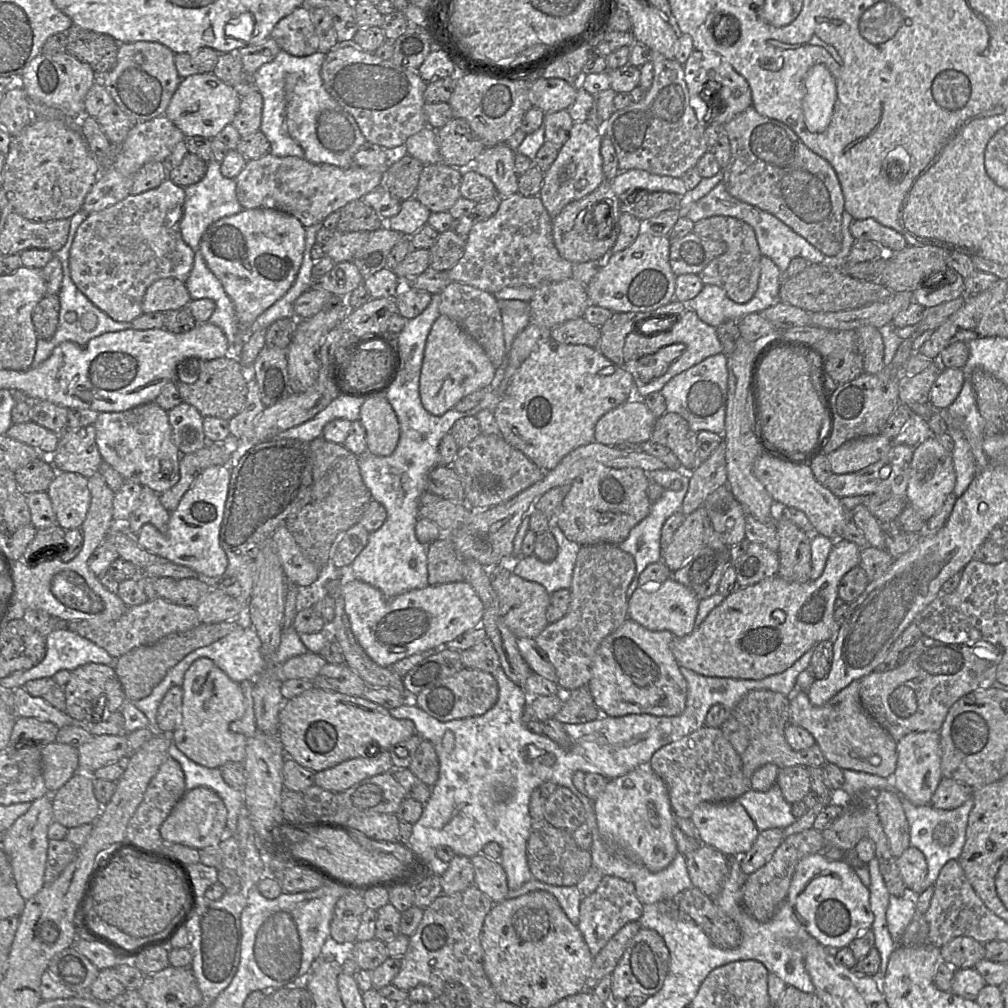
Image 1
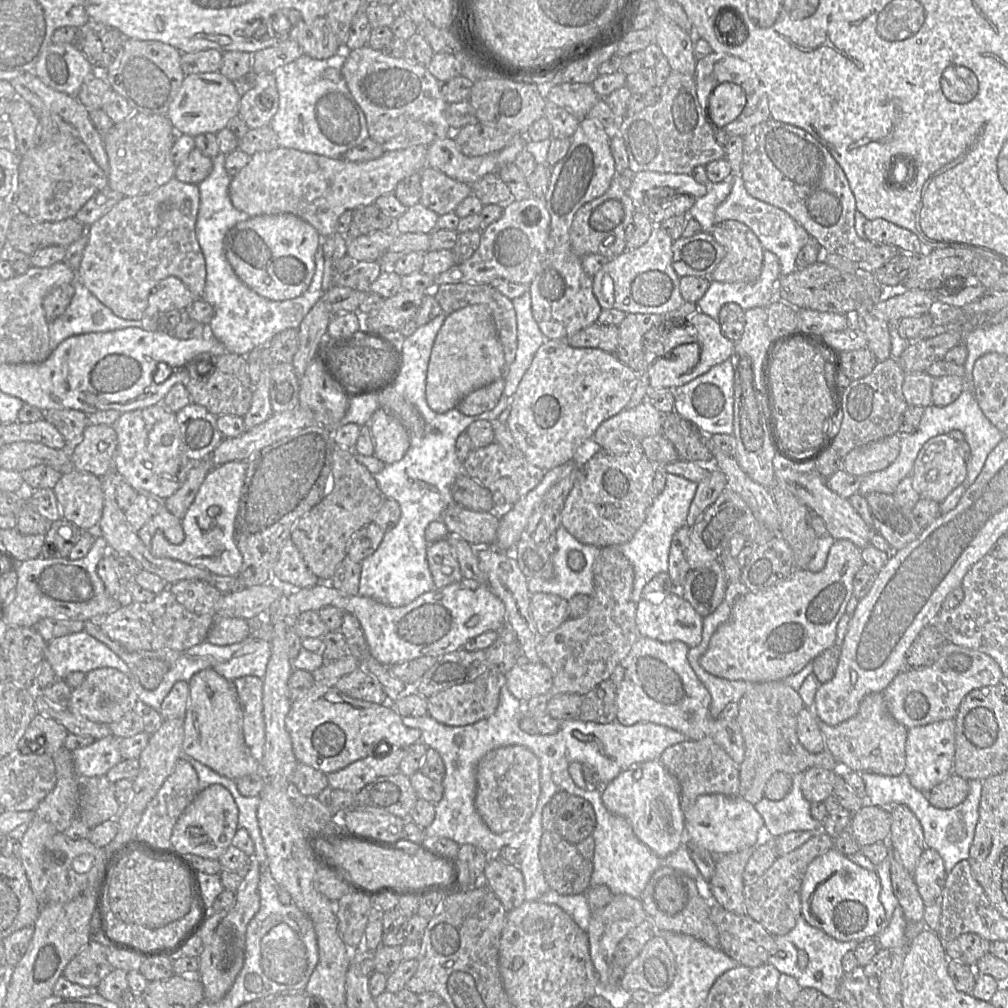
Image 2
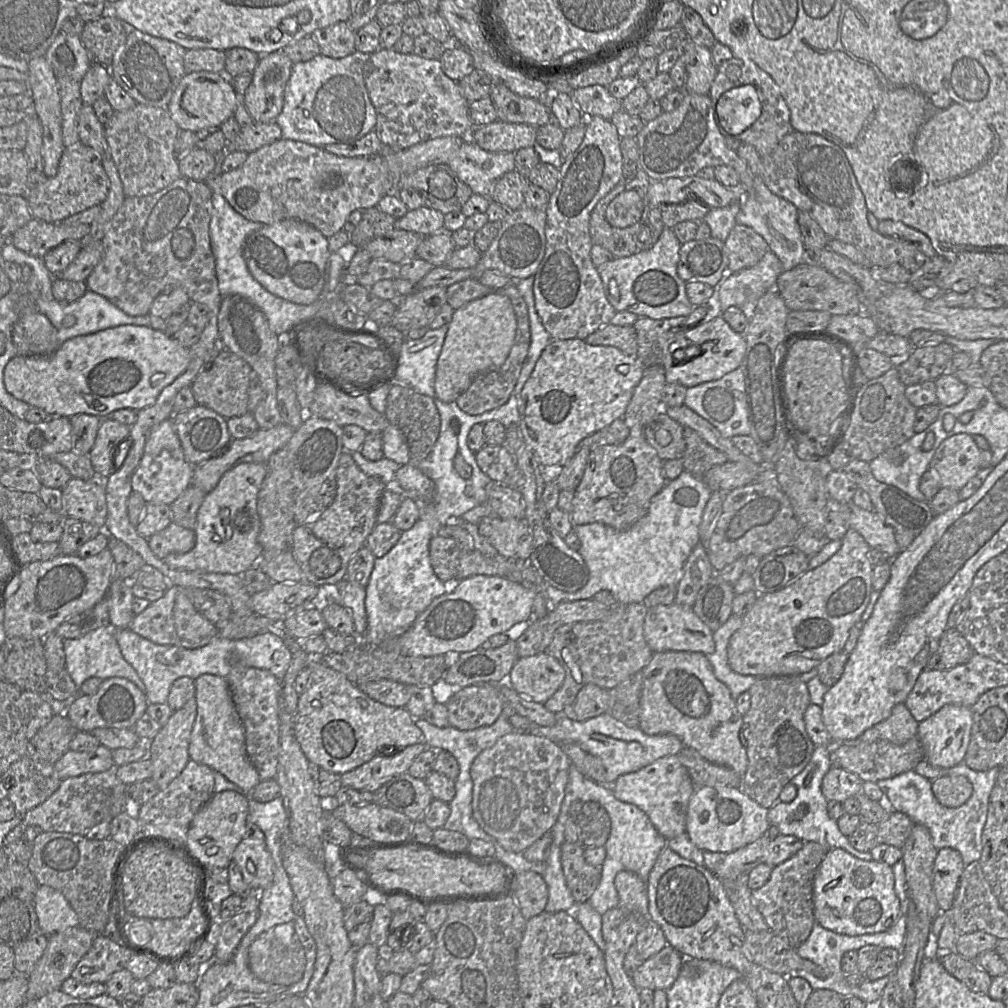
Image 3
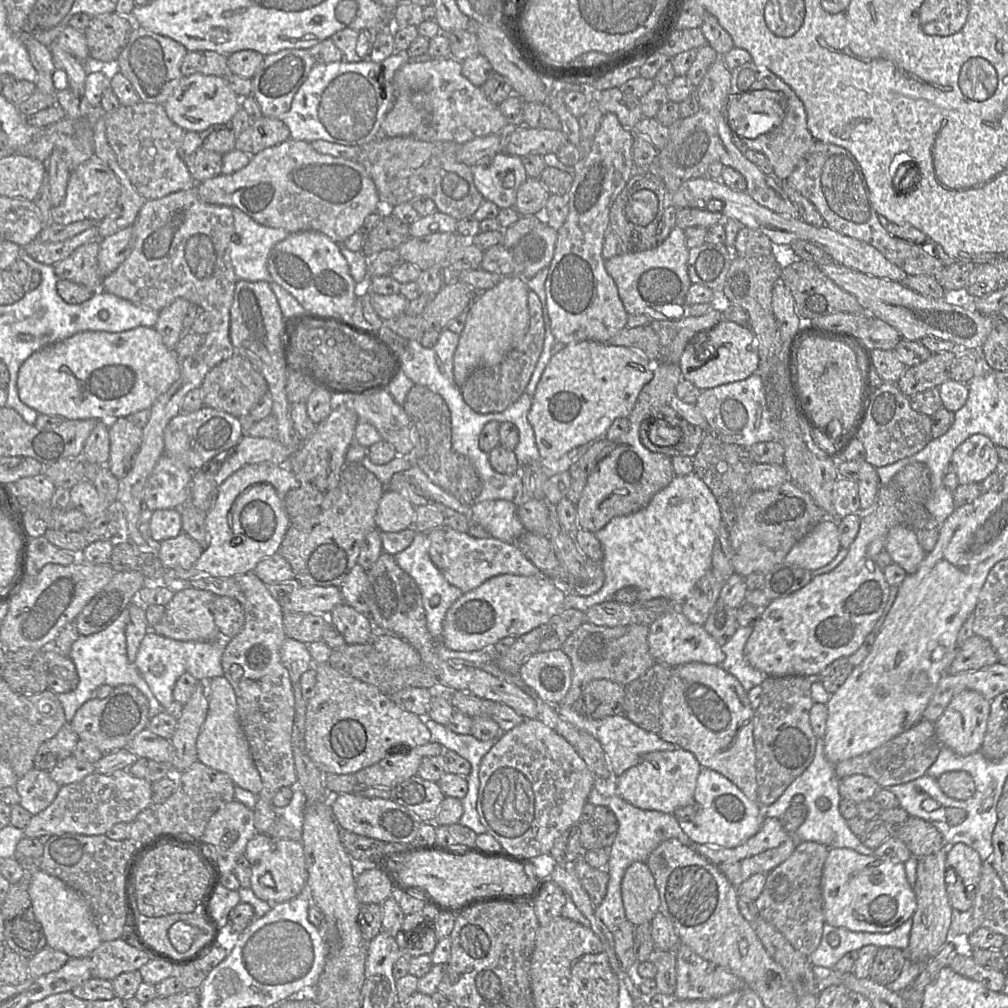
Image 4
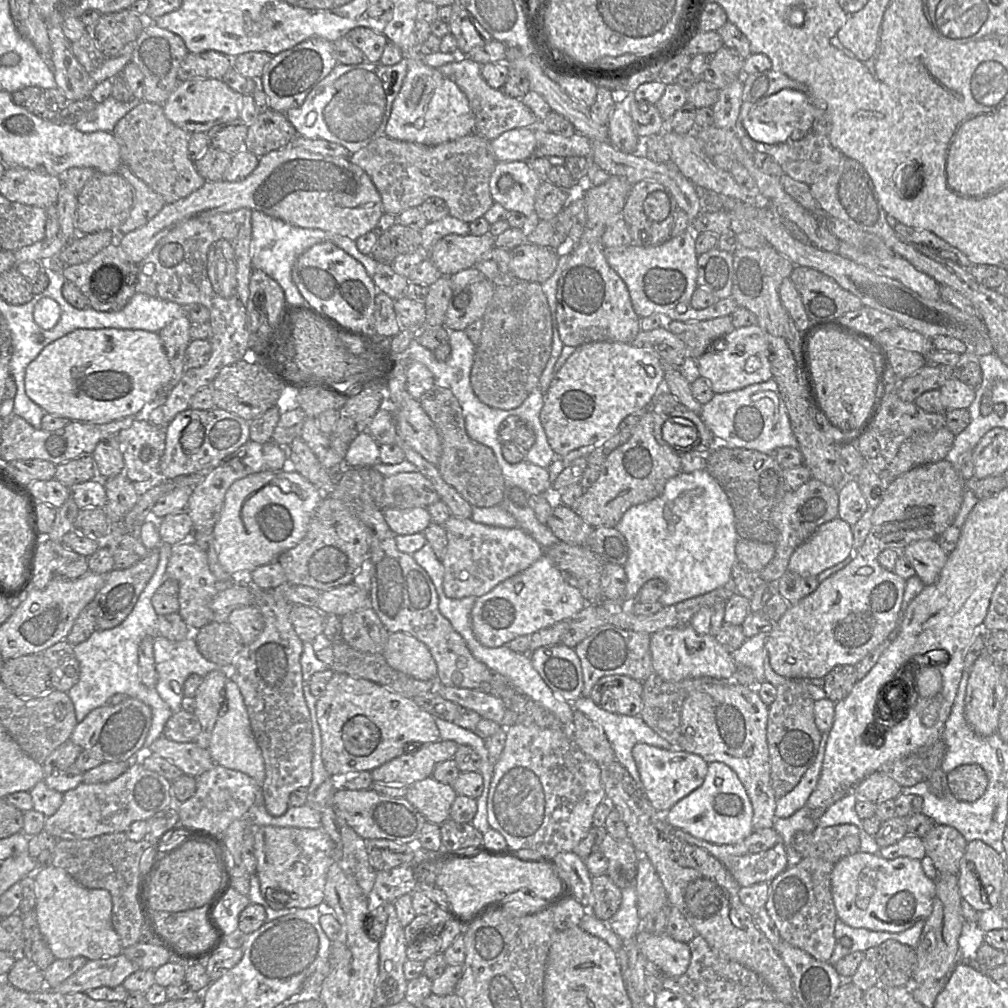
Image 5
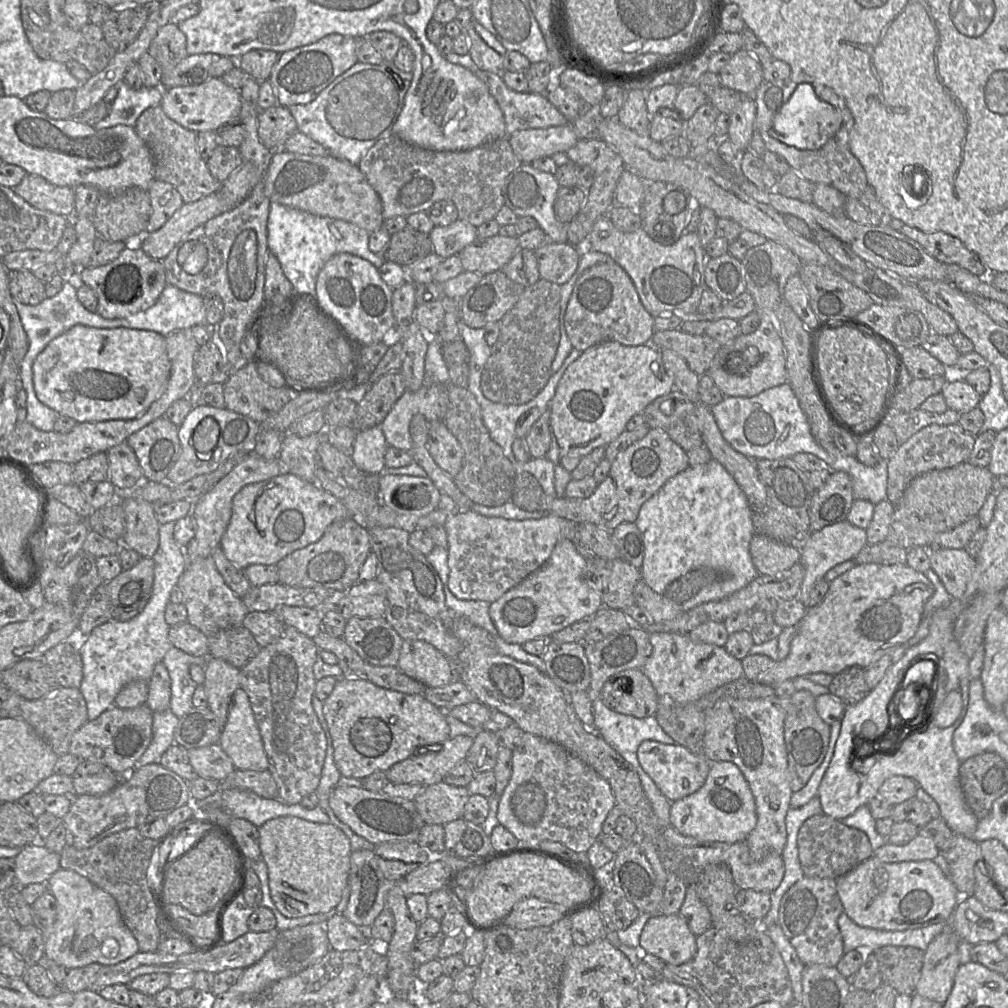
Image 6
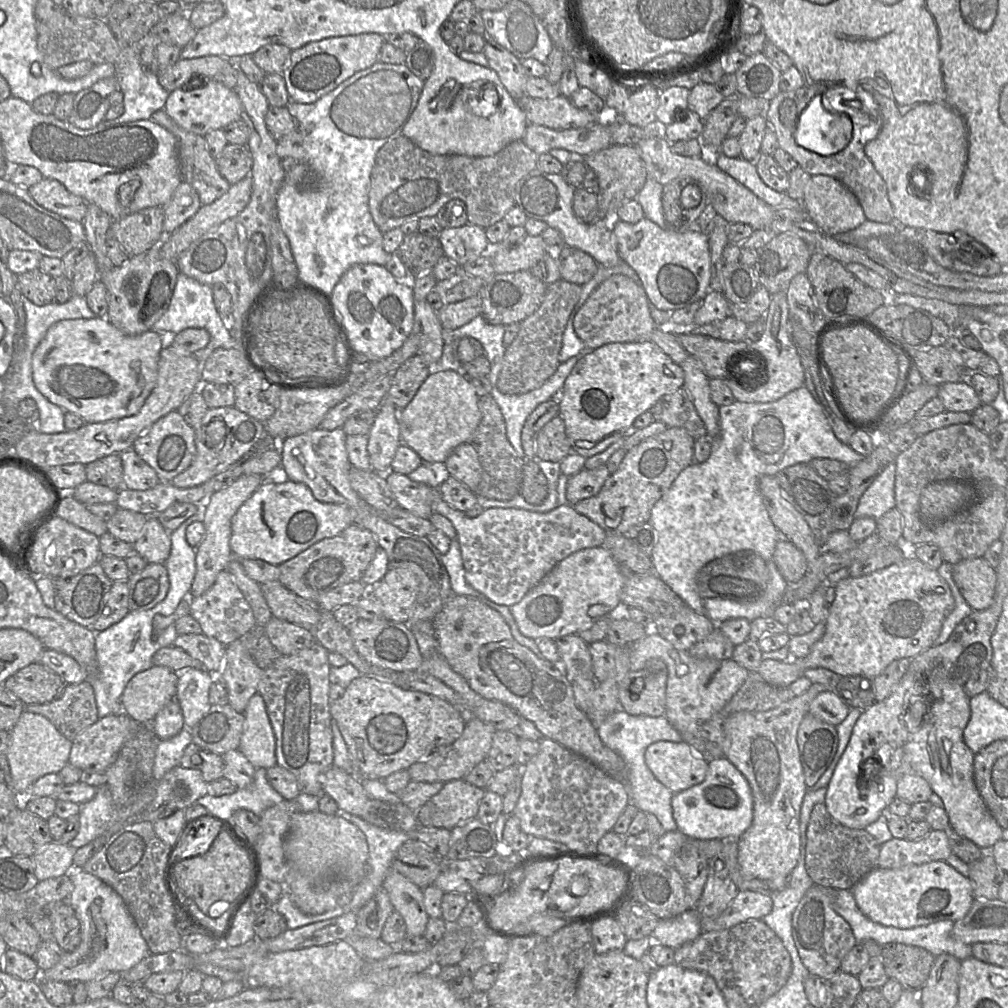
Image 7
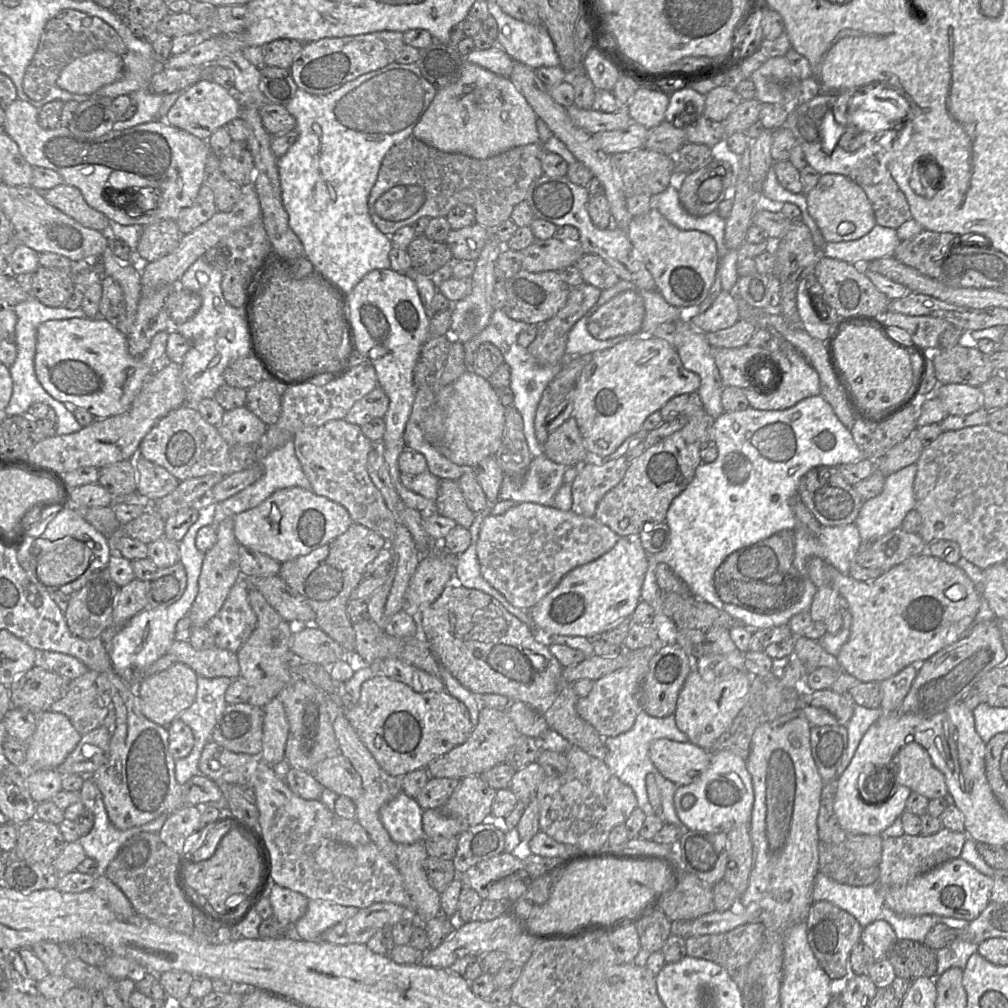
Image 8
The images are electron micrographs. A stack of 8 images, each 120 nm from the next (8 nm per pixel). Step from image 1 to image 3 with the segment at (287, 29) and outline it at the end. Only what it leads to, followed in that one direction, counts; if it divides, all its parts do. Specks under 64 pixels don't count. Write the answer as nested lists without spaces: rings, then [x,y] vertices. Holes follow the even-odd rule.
[[[347,22],[317,29],[311,37],[319,45],[321,54],[331,58],[343,58],[356,51],[355,31]]]

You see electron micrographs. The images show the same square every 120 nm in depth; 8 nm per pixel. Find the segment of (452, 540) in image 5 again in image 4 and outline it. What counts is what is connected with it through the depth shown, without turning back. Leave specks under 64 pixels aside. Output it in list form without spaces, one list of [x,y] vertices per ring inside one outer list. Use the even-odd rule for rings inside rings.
[[[445,528],[447,541],[447,566],[445,579],[463,593],[469,592],[486,580],[503,574],[536,576],[542,573],[513,542],[497,538],[476,538],[466,532]]]

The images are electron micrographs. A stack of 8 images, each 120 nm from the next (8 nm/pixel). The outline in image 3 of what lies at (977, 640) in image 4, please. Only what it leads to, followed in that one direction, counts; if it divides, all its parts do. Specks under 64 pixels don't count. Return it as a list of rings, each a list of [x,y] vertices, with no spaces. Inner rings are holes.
[[[947,628],[943,633],[937,650],[927,662],[927,670],[949,670],[968,662],[975,651],[955,628]]]

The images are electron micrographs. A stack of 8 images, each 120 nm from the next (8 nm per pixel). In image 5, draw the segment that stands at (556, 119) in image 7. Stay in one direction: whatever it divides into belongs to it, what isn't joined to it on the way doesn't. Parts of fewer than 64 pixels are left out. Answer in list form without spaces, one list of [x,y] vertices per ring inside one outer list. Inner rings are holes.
[[[466,57],[437,68],[445,77],[456,83],[466,95],[475,117],[475,125],[471,134],[490,141],[511,129],[537,126],[539,118],[521,101],[521,98],[510,97],[502,90],[494,89],[487,84],[481,75],[481,66]]]

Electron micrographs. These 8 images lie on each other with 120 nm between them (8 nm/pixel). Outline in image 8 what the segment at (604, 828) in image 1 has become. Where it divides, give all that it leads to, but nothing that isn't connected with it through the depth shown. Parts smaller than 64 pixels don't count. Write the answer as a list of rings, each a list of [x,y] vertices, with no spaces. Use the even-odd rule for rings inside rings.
[[[658,739],[651,744],[650,759],[664,778],[680,787],[700,778],[710,764],[711,754],[690,742]]]

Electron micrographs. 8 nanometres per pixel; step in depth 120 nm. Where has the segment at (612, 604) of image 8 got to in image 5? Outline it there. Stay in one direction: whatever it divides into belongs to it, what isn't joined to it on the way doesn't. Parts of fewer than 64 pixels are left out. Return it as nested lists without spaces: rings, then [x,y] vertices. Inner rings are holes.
[[[544,554],[530,567],[477,597],[471,611],[472,627],[479,642],[489,648],[506,645],[518,636],[567,620],[588,605],[581,592],[568,584]]]

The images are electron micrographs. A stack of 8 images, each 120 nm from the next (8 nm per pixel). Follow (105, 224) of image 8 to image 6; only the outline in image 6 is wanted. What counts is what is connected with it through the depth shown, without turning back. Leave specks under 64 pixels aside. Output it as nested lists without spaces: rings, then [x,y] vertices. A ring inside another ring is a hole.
[[[26,173],[19,184],[10,188],[35,208],[64,217],[74,214],[75,194],[71,187],[57,186],[38,175]]]

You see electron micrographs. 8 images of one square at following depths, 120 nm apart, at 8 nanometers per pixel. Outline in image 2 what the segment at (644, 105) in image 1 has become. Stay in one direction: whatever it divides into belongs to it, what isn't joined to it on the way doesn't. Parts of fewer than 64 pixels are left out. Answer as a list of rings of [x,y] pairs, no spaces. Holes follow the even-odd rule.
[[[674,70],[661,86],[659,101],[632,116],[625,116],[618,132],[624,140],[629,170],[632,174],[641,171],[690,174],[697,166],[706,166],[714,160],[725,158],[724,147],[715,138],[715,127],[708,120],[699,103],[694,76]]]

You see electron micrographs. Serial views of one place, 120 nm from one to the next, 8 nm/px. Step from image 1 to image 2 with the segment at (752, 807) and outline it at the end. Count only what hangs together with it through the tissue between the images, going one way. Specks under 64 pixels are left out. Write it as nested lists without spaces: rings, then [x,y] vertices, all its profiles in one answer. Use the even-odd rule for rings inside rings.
[[[804,772],[792,775],[792,787],[781,800],[762,798],[754,805],[762,816],[765,834],[777,837],[791,831],[822,831],[822,822],[811,816],[811,803],[804,797],[801,789]]]

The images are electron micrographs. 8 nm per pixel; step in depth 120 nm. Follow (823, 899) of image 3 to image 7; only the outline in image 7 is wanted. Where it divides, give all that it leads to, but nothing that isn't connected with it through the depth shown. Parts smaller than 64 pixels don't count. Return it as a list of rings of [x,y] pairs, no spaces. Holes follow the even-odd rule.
[[[945,860],[899,868],[876,866],[852,889],[861,912],[874,922],[897,928],[912,928],[940,920],[963,918],[975,899],[967,876]]]

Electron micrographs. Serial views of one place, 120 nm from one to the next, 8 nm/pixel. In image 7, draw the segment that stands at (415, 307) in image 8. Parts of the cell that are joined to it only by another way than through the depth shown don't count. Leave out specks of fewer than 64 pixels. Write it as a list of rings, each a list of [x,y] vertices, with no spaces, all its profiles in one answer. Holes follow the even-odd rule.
[[[353,265],[327,296],[332,311],[346,326],[352,346],[370,361],[388,357],[412,334],[415,308],[412,283],[398,281],[385,266]],[[382,401],[376,410],[374,423],[367,435],[367,451],[374,472],[388,471],[397,448],[402,444],[398,414],[399,410],[390,402]]]

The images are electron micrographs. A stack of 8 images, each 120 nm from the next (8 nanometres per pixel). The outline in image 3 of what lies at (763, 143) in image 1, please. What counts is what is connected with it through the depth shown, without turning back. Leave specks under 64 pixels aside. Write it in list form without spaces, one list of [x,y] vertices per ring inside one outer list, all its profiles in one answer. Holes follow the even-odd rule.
[[[793,130],[780,140],[772,153],[762,157],[762,163],[762,180],[773,194],[791,202],[799,211],[807,212],[829,239],[856,246],[874,268],[899,263],[913,272],[928,258],[913,243],[882,235],[870,226],[864,195],[845,153],[821,135]]]

